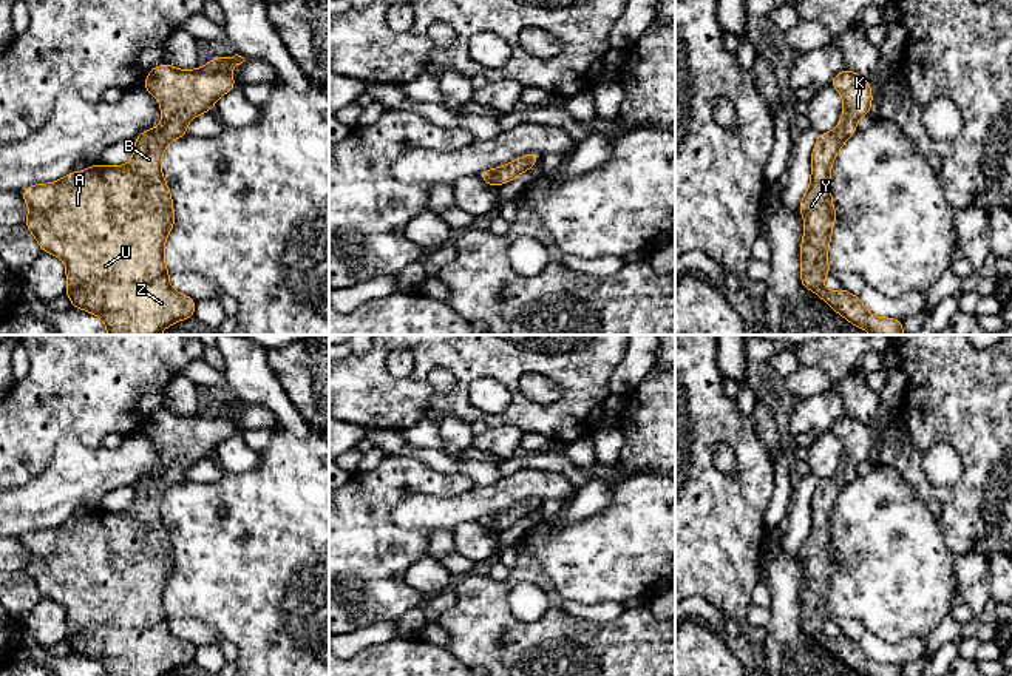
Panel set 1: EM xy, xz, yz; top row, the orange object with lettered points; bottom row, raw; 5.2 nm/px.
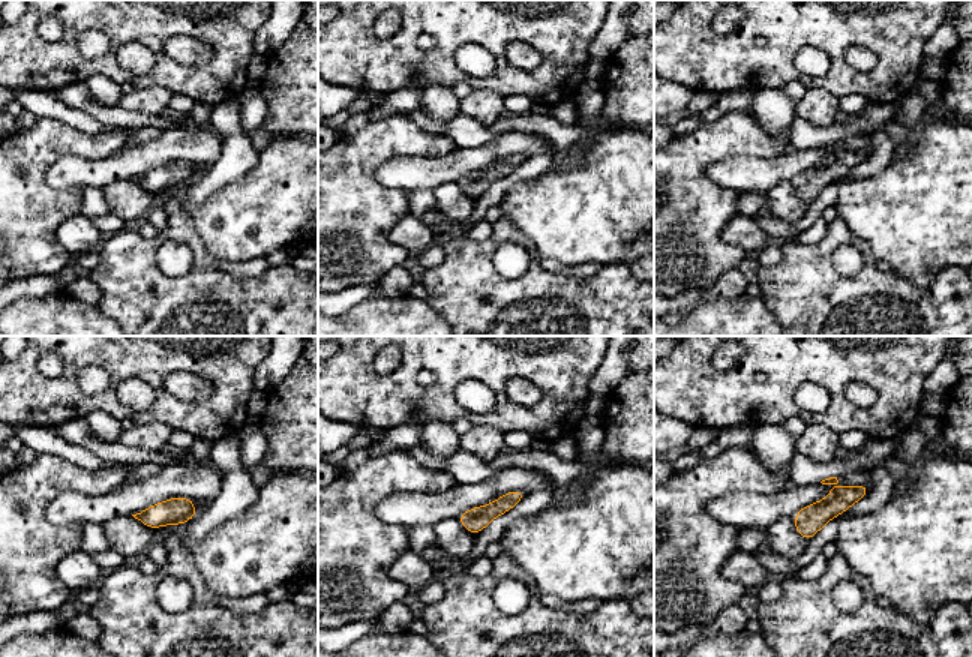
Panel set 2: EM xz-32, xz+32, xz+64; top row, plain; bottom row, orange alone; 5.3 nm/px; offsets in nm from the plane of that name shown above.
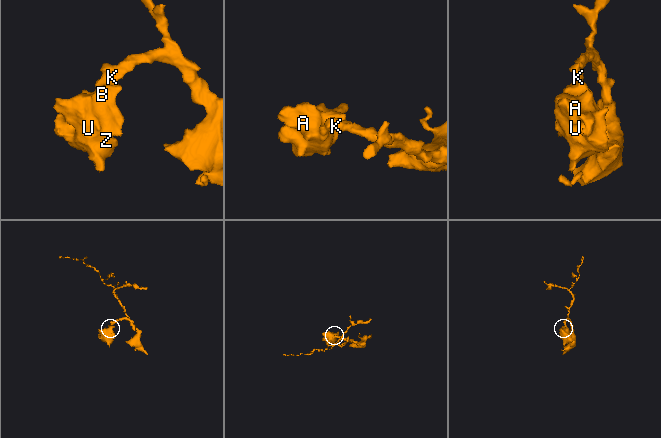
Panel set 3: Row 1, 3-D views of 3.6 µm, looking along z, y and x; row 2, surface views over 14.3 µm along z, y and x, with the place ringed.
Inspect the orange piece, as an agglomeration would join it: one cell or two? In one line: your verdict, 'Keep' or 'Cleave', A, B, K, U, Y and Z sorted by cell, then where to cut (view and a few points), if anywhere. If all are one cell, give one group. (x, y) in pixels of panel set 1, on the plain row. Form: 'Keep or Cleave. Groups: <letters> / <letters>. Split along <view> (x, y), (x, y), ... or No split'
Keep. Groups: A B K U Y Z. No split

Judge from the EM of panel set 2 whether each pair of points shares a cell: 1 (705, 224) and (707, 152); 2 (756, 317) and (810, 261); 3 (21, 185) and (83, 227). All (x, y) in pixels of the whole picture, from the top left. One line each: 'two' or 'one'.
1: one
2: two
3: two

